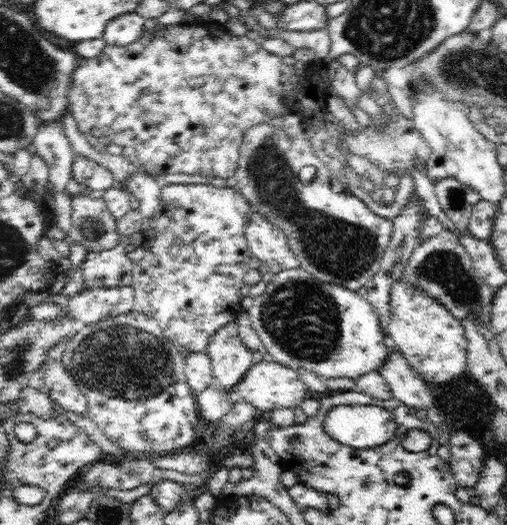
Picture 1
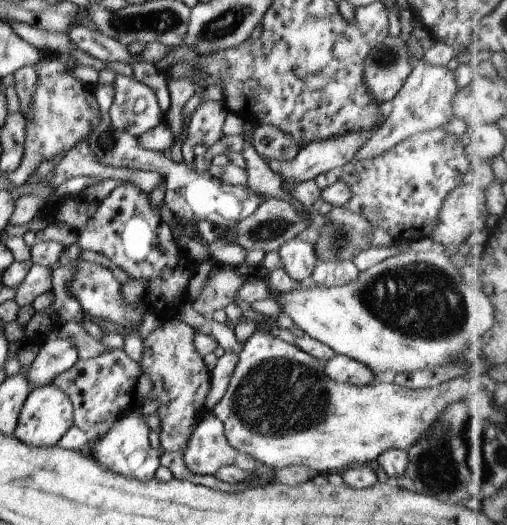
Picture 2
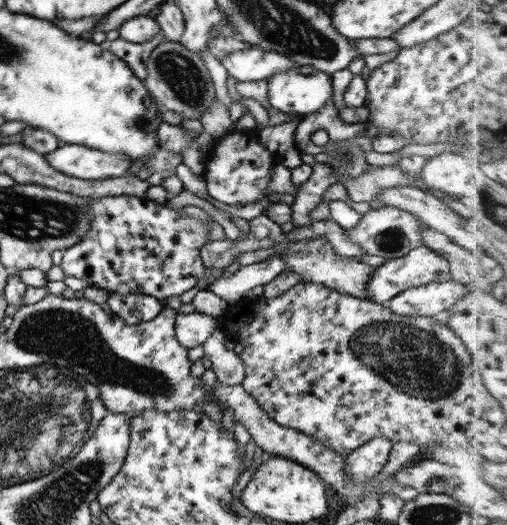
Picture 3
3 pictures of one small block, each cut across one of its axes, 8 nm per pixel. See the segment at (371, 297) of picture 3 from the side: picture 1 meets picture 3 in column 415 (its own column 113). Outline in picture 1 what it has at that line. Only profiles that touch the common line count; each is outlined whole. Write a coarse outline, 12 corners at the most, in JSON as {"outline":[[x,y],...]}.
{"outline":[[145,233],[119,236],[116,248],[90,252],[80,274],[86,289],[132,284],[128,245]]}

